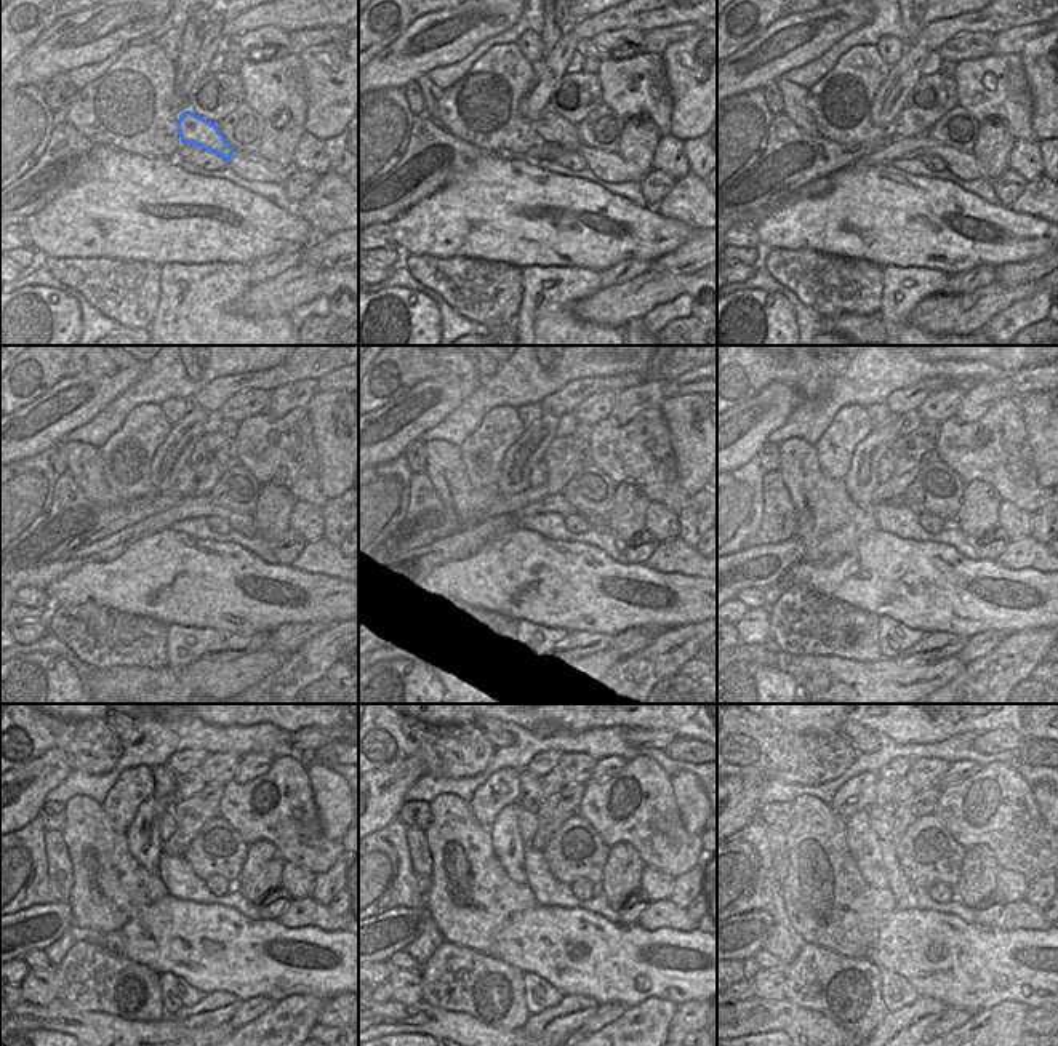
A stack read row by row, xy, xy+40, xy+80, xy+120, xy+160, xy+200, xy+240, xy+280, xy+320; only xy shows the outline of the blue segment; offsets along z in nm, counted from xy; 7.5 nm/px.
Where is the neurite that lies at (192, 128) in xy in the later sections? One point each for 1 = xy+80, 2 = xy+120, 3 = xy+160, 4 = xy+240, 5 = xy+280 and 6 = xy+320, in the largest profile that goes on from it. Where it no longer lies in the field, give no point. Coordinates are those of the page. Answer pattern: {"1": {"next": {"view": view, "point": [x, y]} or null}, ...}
{"1": {"next": {"view": "xy+80", "point": [905, 125]}}, "2": {"next": {"view": "xy+120", "point": [186, 482]}}, "3": {"next": {"view": "xy+160", "point": [538, 474]}}, "4": {"next": {"view": "xy+240", "point": [168, 826]}}, "5": {"next": {"view": "xy+280", "point": [527, 821]}}, "6": {"next": {"view": "xy+320", "point": [881, 821]}}}

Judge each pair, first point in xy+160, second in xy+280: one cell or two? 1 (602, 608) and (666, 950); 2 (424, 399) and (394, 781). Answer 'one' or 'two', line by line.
1: one
2: one

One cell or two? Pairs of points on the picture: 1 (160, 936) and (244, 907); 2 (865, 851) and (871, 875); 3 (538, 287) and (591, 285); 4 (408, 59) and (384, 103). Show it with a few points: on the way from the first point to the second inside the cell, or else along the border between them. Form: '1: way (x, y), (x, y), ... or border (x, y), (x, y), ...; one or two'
1: border (199, 902), (220, 902), (250, 918), (260, 918); two
2: way (868, 858), (871, 869); one
3: way (551, 290), (564, 285), (578, 285); one
4: border (402, 88), (378, 88), (375, 91); two

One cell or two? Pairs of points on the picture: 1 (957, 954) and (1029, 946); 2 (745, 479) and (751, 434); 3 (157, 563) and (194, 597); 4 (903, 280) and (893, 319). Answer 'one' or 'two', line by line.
1: one
2: two
3: one
4: one

